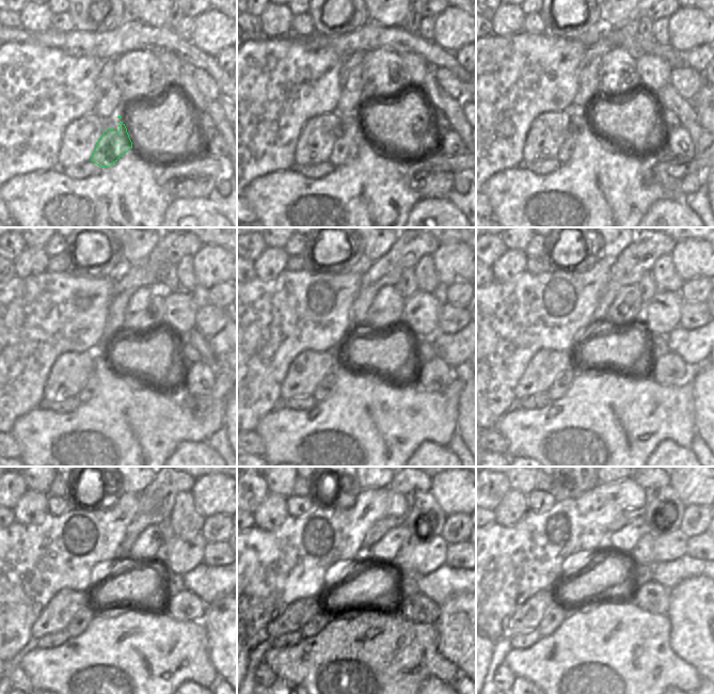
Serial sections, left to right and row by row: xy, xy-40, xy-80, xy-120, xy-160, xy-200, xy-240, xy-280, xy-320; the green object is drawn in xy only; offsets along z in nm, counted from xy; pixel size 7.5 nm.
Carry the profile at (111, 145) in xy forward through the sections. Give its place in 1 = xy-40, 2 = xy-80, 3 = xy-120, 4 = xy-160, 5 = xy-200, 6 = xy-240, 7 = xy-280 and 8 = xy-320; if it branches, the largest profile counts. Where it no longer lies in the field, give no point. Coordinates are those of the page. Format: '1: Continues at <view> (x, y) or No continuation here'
1: Continues at xy-40 (345, 148)
2: Continues at xy-80 (565, 154)
3: Continues at xy-120 (89, 391)
4: Continues at xy-160 (324, 388)
5: Continues at xy-200 (561, 384)
6: Continues at xy-240 (80, 621)
7: Continues at xy-280 (316, 624)
8: Continues at xy-320 (553, 619)

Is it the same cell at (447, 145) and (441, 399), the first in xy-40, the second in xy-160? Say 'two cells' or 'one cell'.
two cells

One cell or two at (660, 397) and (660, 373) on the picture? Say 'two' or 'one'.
two

